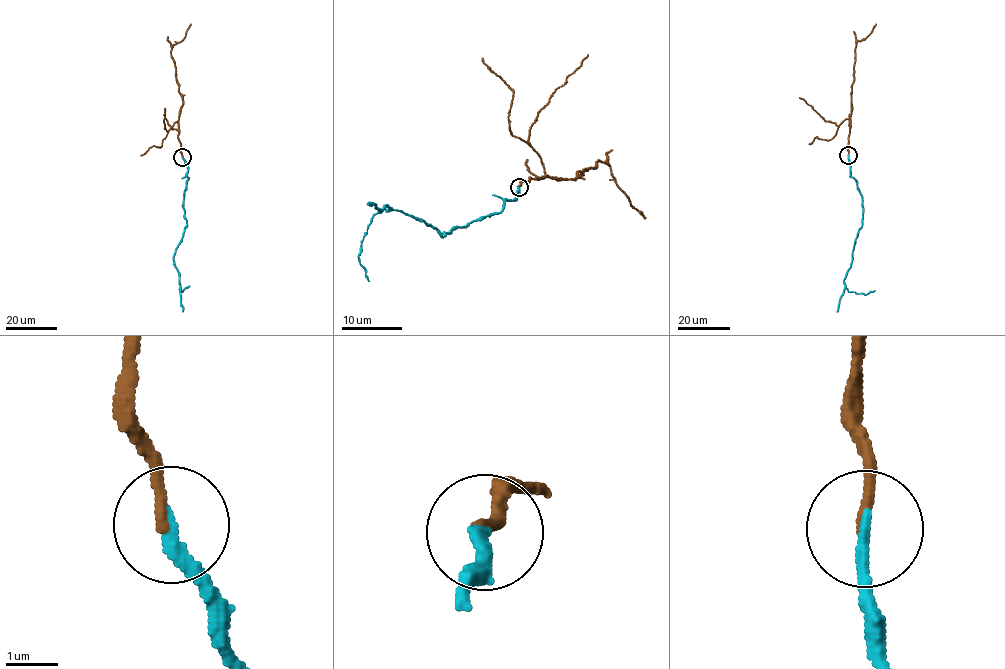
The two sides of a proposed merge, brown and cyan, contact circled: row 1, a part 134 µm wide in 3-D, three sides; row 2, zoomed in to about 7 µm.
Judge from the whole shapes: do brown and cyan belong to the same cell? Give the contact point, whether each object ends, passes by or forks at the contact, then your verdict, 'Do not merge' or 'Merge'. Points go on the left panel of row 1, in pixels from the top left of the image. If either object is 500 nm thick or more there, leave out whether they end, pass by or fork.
Place: (182, 157). At the ring brown ends. At the ring cyan ends. Merge

